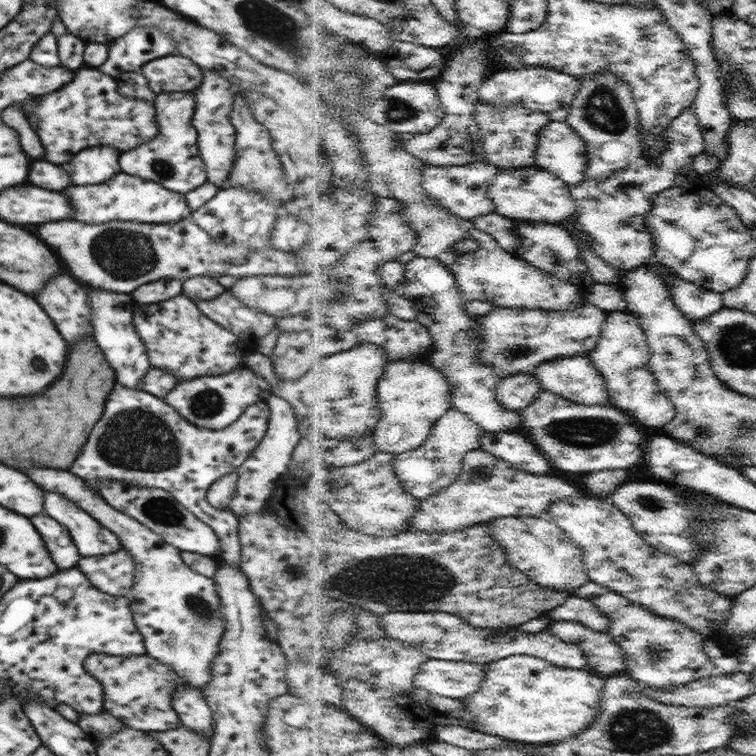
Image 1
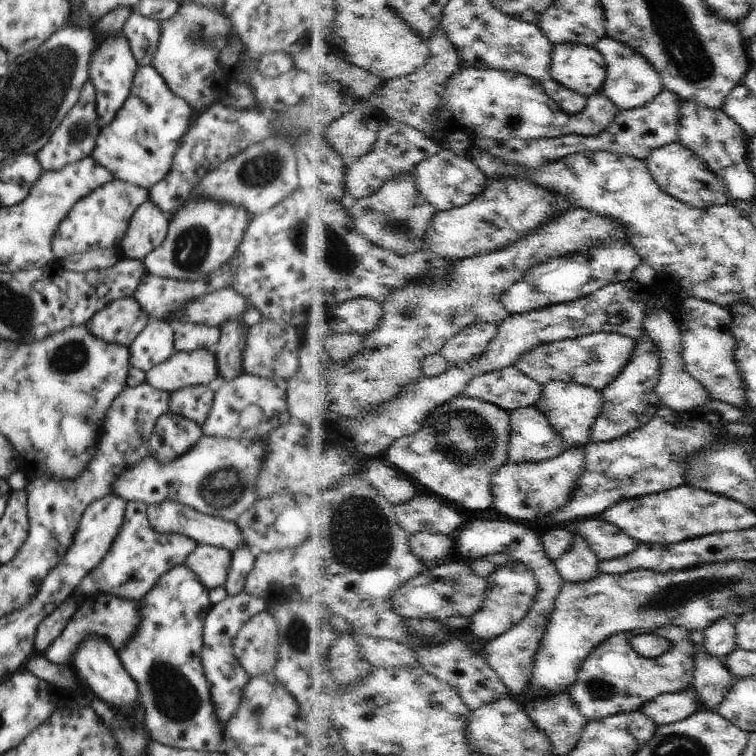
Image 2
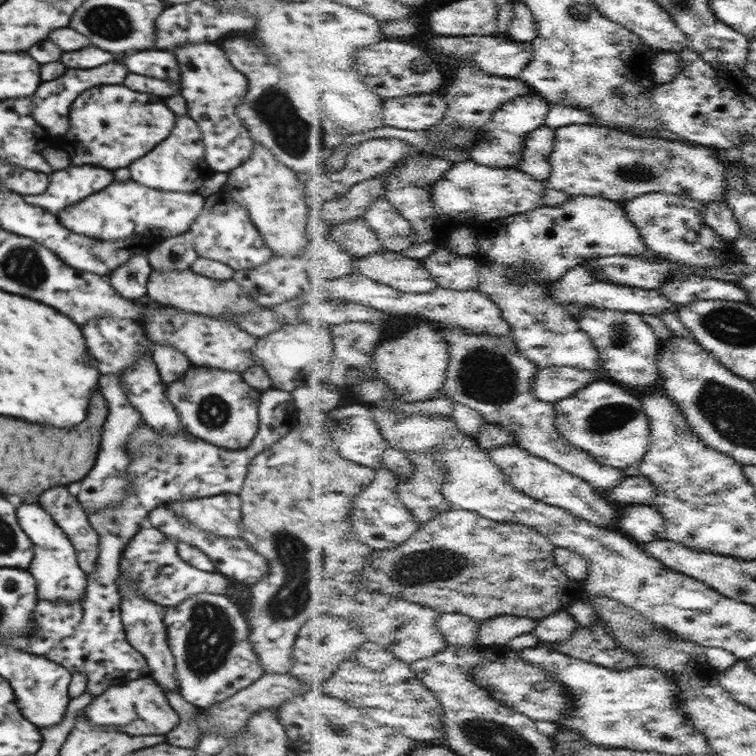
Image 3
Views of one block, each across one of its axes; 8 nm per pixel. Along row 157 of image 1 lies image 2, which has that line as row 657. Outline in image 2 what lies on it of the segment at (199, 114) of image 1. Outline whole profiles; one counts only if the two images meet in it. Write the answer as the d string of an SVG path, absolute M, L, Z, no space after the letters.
M247 593L227 595L224 600L212 605L208 615L205 617L203 629L203 646L201 651L201 666L204 676L211 686L210 697L214 704L215 712L221 721L223 732L227 721L236 713L239 708L243 689L249 684L250 678L242 669L238 660L233 654L233 641L238 635L240 628L250 618L266 610L267 603L262 598L257 598Z

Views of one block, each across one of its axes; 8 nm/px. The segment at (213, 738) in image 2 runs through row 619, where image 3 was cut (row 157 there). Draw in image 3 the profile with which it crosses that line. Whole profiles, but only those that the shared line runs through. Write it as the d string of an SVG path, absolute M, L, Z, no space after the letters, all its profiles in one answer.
M176 116L176 124L172 132L161 144L158 144L151 152L148 152L142 159L133 160L133 164L127 167L131 173L131 180L154 190L164 192L192 192L196 193L206 181L214 174L205 163L205 147L201 139L201 128L197 122L189 116Z

